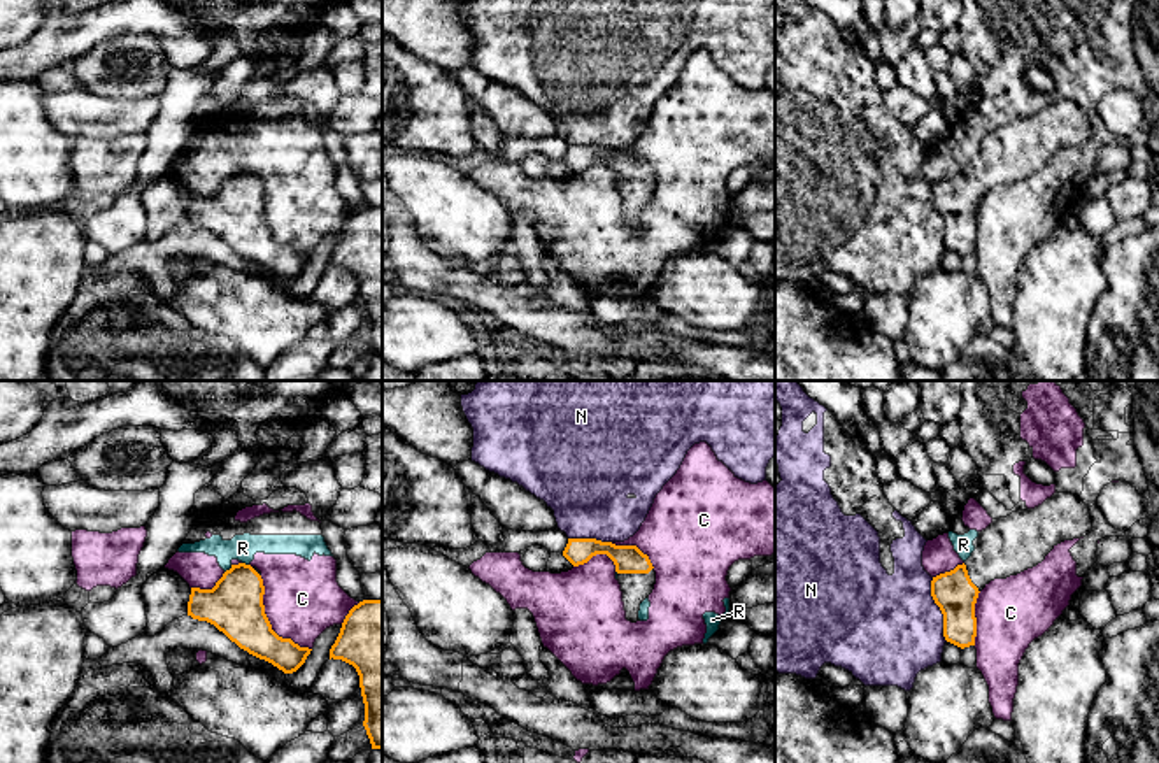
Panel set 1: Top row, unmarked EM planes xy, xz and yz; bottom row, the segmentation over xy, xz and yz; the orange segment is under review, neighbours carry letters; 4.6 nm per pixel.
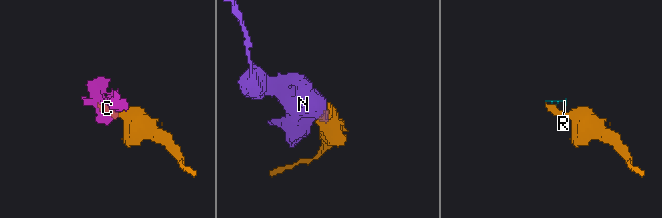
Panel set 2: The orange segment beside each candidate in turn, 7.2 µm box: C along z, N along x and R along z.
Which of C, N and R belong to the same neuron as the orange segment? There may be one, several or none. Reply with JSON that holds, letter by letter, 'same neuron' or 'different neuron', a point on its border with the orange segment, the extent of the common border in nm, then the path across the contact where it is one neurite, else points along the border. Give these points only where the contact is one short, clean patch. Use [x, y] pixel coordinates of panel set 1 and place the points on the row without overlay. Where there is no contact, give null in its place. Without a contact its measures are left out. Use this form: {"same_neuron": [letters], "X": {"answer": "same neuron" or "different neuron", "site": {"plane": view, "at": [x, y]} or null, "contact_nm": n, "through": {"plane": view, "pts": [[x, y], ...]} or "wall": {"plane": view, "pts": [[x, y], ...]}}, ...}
{"same_neuron": [], "C": {"answer": "different neuron", "site": {"plane": "xy", "at": [269, 228]}, "contact_nm": 420}, "N": {"answer": "different neuron", "site": {"plane": "yz", "at": [940, 216]}, "contact_nm": 300}, "R": {"answer": "different neuron", "site": {"plane": "xy", "at": [230, 176]}, "contact_nm": 50, "wall": {"plane": "xy", "pts": [[232, 172], [225, 179]]}}}

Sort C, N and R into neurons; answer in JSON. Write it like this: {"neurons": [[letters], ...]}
{"neurons": [["C", "R"], ["N"]]}

